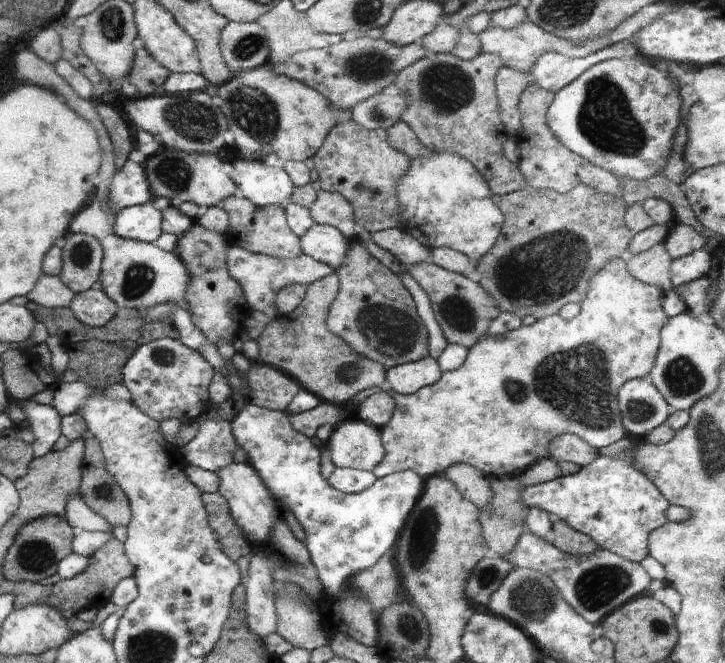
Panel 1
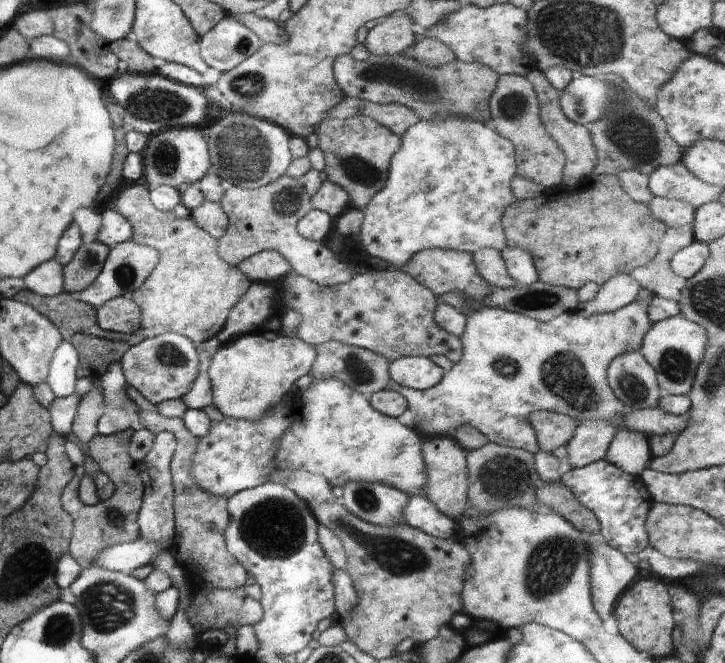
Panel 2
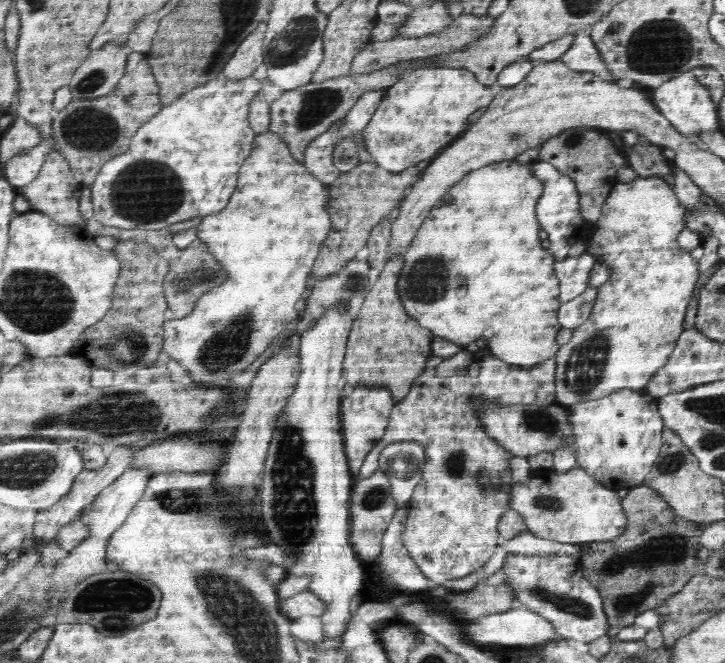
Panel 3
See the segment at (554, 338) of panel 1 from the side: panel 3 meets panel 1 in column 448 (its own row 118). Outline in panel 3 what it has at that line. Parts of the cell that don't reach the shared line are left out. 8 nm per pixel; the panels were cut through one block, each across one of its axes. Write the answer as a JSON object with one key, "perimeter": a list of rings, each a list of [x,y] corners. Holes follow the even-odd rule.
{"perimeter":[[[429,67],[404,73],[385,89],[384,100],[363,128],[364,148],[378,166],[393,173],[430,162],[466,130],[466,118],[479,108],[488,107],[493,98],[490,86],[480,84],[465,69]],[[394,138],[402,138],[402,142]]]}

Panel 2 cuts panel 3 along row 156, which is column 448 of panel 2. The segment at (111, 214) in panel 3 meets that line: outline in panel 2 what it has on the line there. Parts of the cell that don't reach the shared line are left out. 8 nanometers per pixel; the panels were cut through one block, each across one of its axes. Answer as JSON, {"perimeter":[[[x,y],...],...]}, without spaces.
{"perimeter":[[[446,115],[445,117],[436,117],[433,119],[420,119],[401,136],[401,145],[392,155],[389,164],[389,177],[384,188],[382,188],[379,193],[376,193],[368,203],[368,206],[362,210],[363,221],[359,236],[355,241],[355,246],[356,248],[360,248],[360,252],[364,252],[365,256],[382,259],[388,262],[392,268],[396,268],[396,270],[403,267],[413,254],[424,249],[456,249],[474,253],[478,249],[493,248],[501,252],[501,250],[507,246],[502,215],[503,210],[506,209],[511,202],[514,202],[515,196],[511,189],[511,182],[516,175],[517,166],[513,144],[494,130],[491,120],[480,122],[463,117],[462,115]]]}

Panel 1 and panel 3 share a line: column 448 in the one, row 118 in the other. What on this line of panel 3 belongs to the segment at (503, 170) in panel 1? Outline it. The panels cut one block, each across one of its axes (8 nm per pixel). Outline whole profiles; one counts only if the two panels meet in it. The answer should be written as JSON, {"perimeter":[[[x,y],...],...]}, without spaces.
{"perimeter":[[[131,51],[120,82],[109,95],[91,99],[72,99],[72,102],[55,113],[52,133],[56,149],[68,161],[74,178],[89,187],[98,176],[102,164],[126,152],[137,130],[162,108],[160,89],[144,53]]]}

